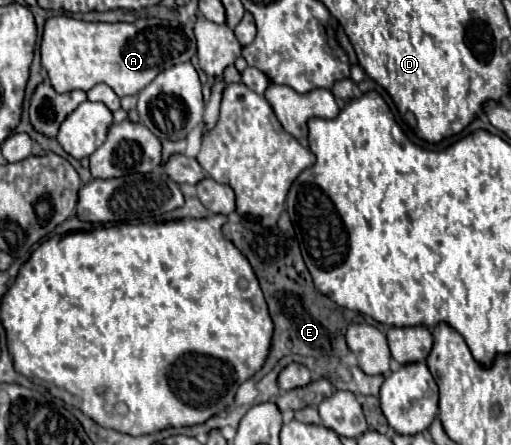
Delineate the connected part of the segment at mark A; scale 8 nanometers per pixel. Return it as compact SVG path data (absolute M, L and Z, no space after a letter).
M51 16L45 22L43 40L41 40L41 62L47 70L47 78L51 80L57 92L71 92L75 88L89 90L95 84L109 84L119 98L139 94L159 72L189 62L197 54L195 34L193 28L183 26L173 20L159 20L159 18L141 18L135 22L83 22L71 16Z

